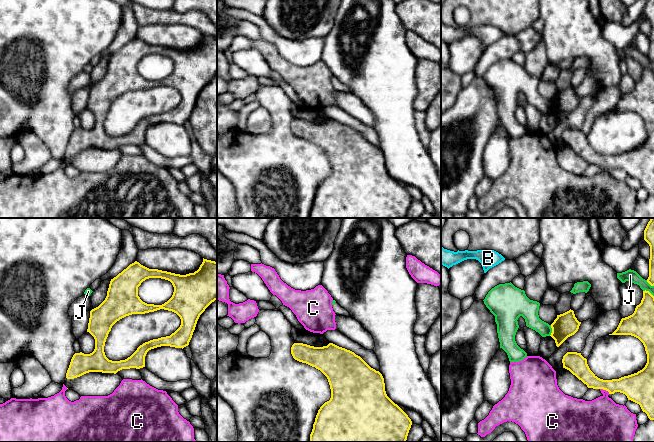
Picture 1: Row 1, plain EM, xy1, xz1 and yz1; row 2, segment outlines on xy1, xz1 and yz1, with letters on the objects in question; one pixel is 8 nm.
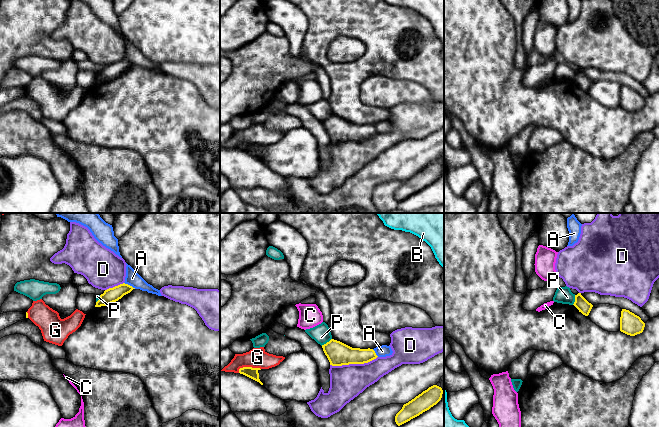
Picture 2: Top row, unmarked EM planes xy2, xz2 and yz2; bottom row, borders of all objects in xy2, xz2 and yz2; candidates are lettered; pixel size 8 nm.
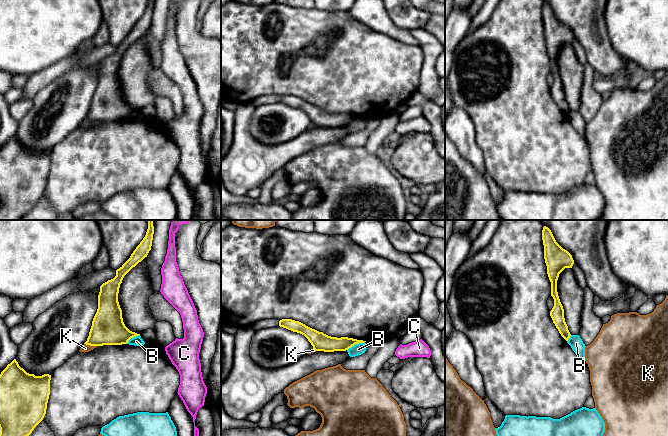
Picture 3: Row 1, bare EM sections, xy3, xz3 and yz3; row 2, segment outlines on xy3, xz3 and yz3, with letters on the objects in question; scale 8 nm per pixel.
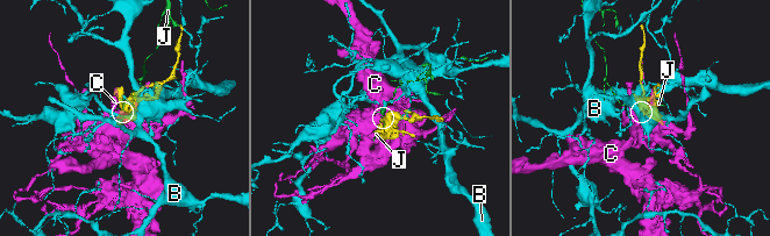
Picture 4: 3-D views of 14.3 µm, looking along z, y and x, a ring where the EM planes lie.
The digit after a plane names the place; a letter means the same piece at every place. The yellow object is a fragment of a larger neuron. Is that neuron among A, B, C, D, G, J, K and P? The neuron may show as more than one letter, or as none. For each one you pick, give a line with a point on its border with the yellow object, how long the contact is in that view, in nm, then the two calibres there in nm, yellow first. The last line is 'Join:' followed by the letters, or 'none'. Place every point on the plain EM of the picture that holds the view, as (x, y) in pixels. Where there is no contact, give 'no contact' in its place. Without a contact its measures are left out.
C: meets yellow in yz1 at (605, 165); contact 90 nm long; 220 nm thick on the yellow side, 360 nm on the other
Join: C

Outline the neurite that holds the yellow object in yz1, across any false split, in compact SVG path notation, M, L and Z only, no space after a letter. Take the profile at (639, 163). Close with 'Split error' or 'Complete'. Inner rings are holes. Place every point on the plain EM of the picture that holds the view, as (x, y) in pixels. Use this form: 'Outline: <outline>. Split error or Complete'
Outline: M643 67L641 79L632 91L622 94L617 105L609 111L631 111L644 121L647 130L645 143L637 149L619 155L603 156L589 144L581 129L567 128L562 135L563 144L569 146L588 164L599 165L602 172L592 176L565 171L557 161L556 147L540 132L527 132L519 138L511 138L511 161L505 173L495 180L489 191L478 199L478 211L485 213L496 202L512 197L525 208L528 218L633 218L638 203L636 190L624 181L616 180L609 170L623 169L640 181L650 196L654 196L654 72Z. Split error

